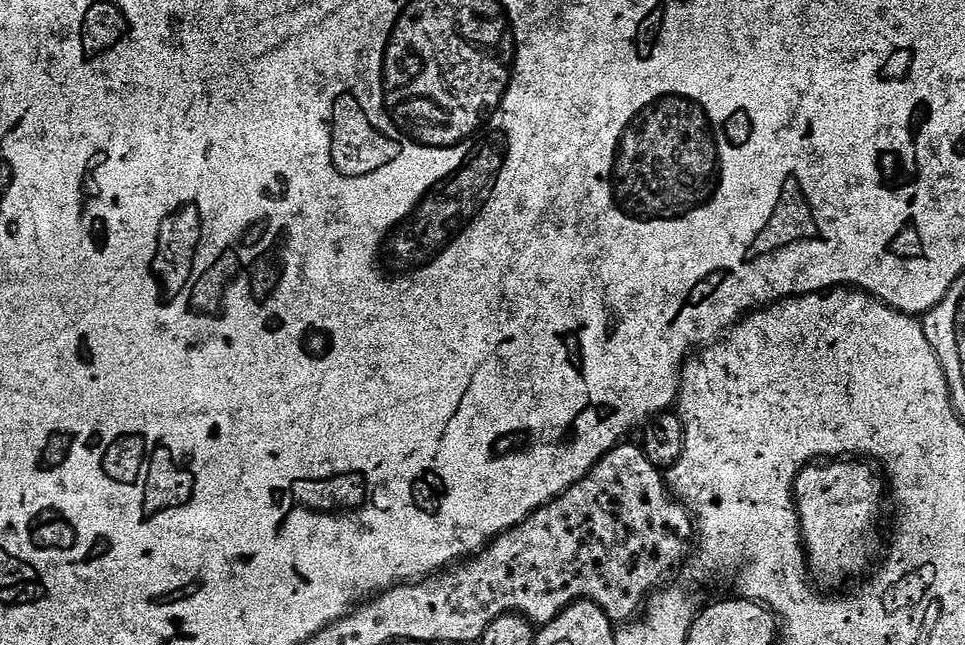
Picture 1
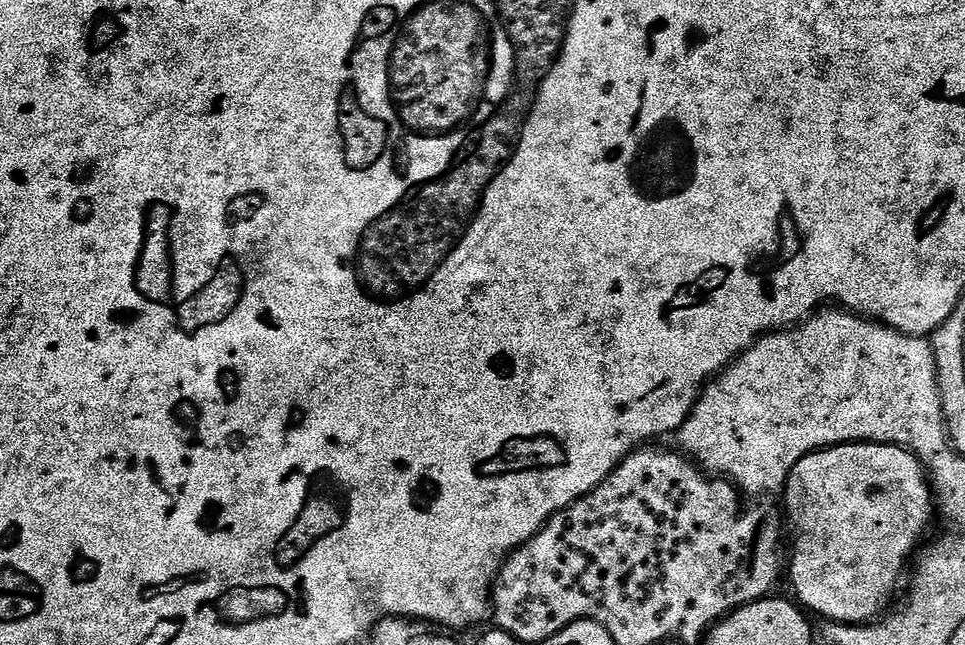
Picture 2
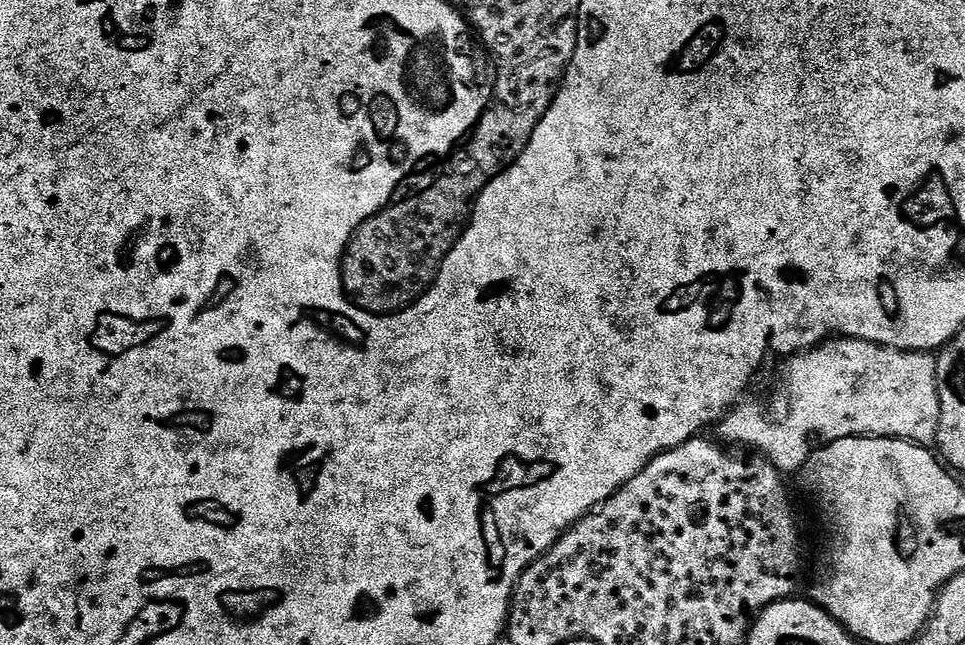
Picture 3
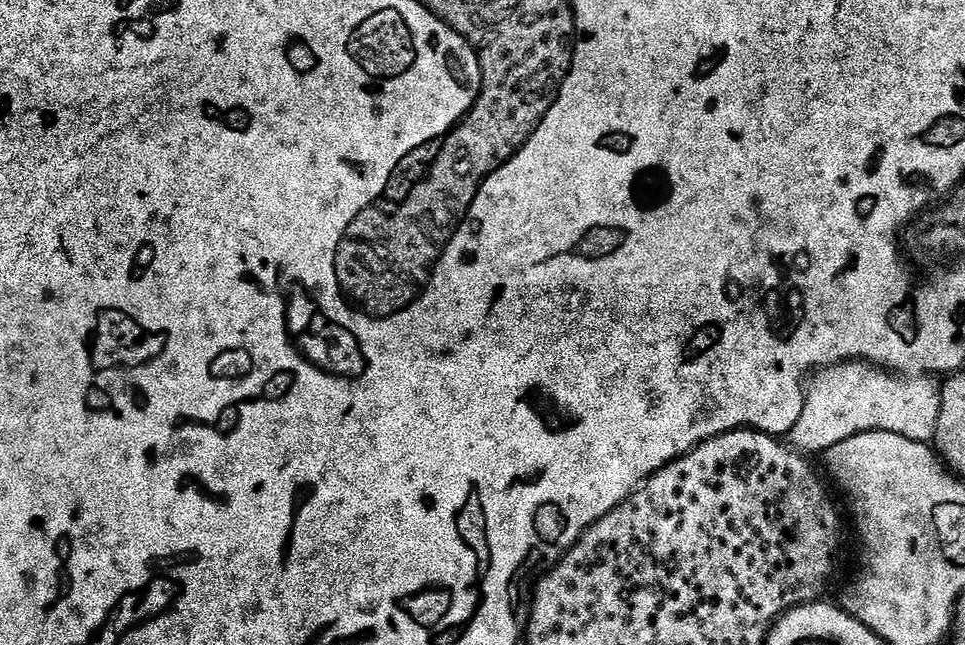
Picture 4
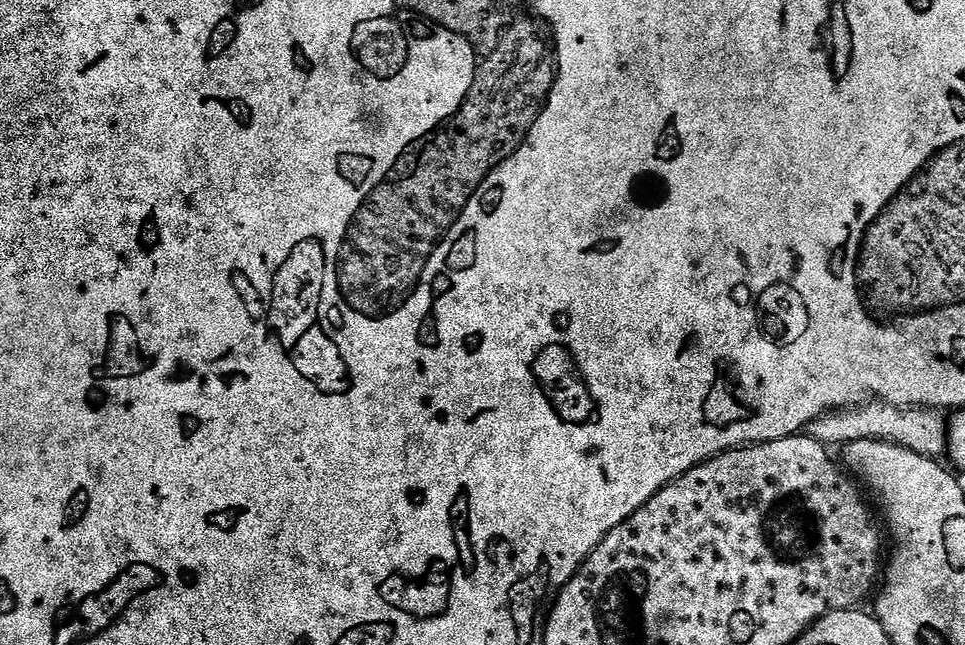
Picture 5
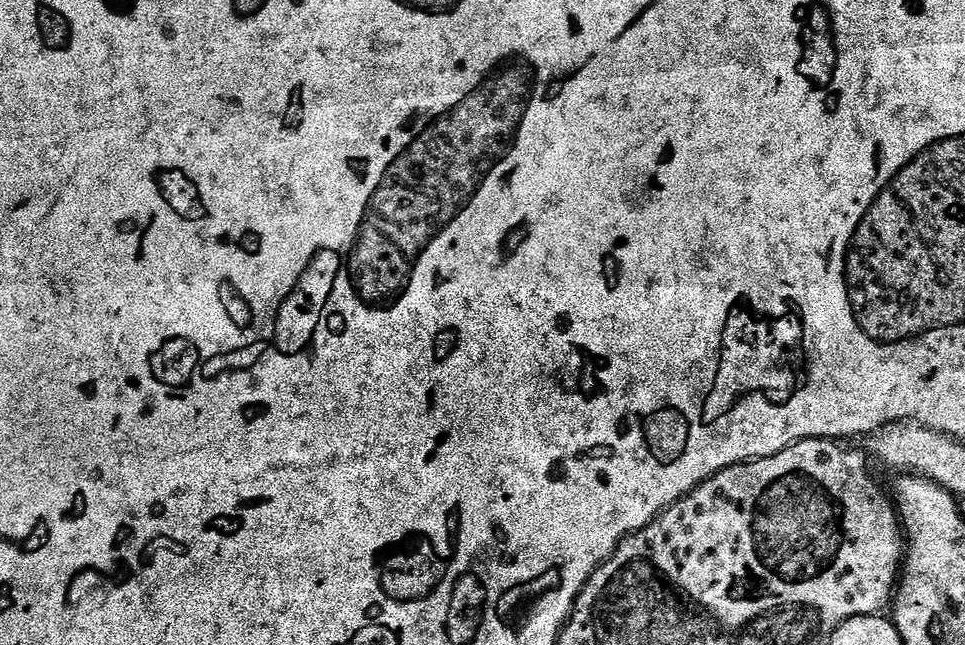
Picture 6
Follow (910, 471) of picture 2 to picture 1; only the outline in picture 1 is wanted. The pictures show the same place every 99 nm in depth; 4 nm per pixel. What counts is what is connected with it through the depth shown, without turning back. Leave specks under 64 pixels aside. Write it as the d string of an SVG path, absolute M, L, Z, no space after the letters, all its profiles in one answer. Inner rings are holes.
M840 458L837 459L835 462L817 462L807 468L803 468L798 474L794 495L796 498L796 509L798 510L798 518L800 519L800 533L802 534L802 538L804 539L804 554L808 558L808 575L813 581L815 581L817 585L819 585L821 589L840 590L843 589L840 587L842 587L843 584L847 582L847 580L857 579L856 581L859 581L861 577L863 577L865 573L867 573L869 569L871 569L873 565L875 565L877 561L881 559L882 544L880 548L879 524L880 511L882 511L884 508L884 496L886 500L886 480L885 477L881 475L881 473L877 471L877 469L873 467L871 463L861 462L859 459L856 458Z

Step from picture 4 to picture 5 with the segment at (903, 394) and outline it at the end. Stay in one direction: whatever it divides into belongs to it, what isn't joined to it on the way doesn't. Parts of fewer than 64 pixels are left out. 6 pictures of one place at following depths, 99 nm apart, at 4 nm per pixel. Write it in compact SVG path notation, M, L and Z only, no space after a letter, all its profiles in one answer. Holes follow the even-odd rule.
M853 406L821 416L810 425L810 435L825 446L843 446L851 440L891 440L923 456L929 455L928 440L947 441L948 420L943 411L935 408L902 408L899 406Z

